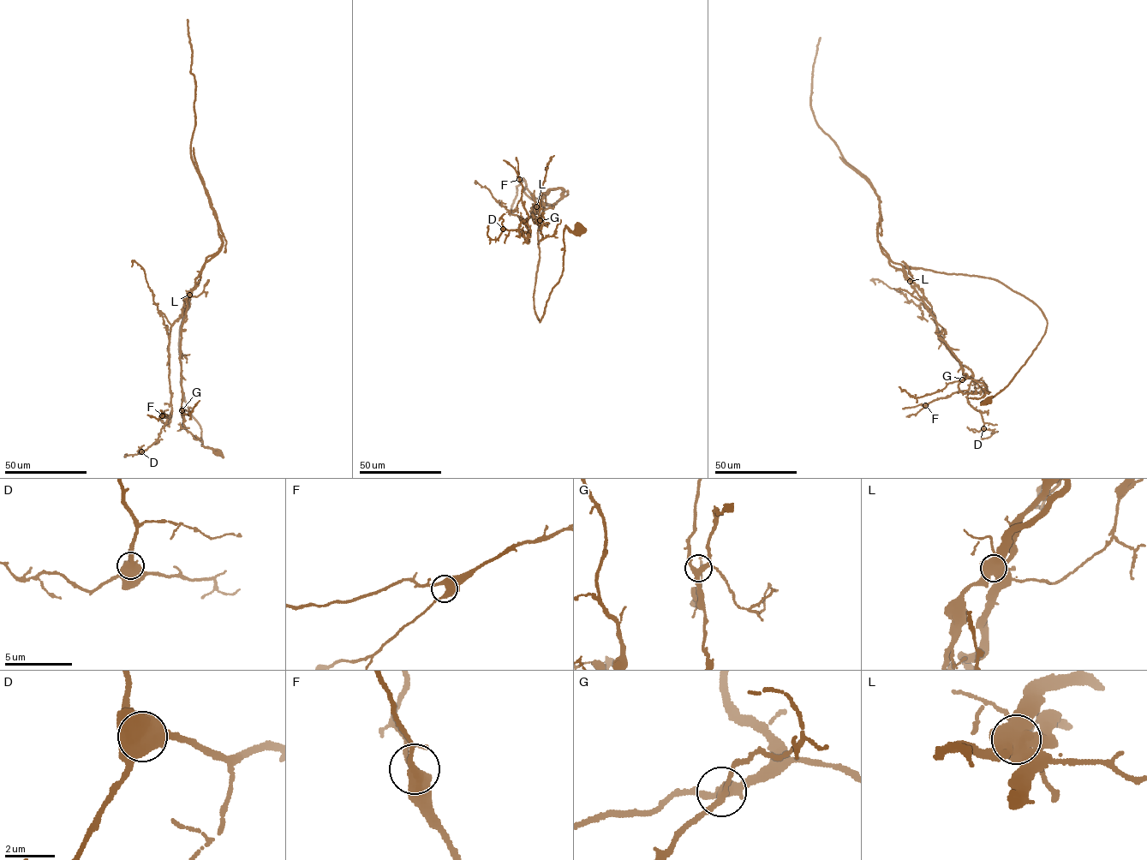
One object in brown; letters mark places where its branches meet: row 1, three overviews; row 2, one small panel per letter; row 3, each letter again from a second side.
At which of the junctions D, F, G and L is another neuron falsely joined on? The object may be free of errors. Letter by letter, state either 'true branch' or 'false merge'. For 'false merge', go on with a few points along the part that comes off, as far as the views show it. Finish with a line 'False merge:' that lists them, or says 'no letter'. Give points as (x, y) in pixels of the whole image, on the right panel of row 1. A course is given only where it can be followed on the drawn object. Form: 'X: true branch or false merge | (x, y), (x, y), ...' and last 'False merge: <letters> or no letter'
D: true branch
F: true branch
G: true branch
L: false merge | (910, 281), (881, 251), (877, 236), (880, 197), (839, 157)
False merge: L

